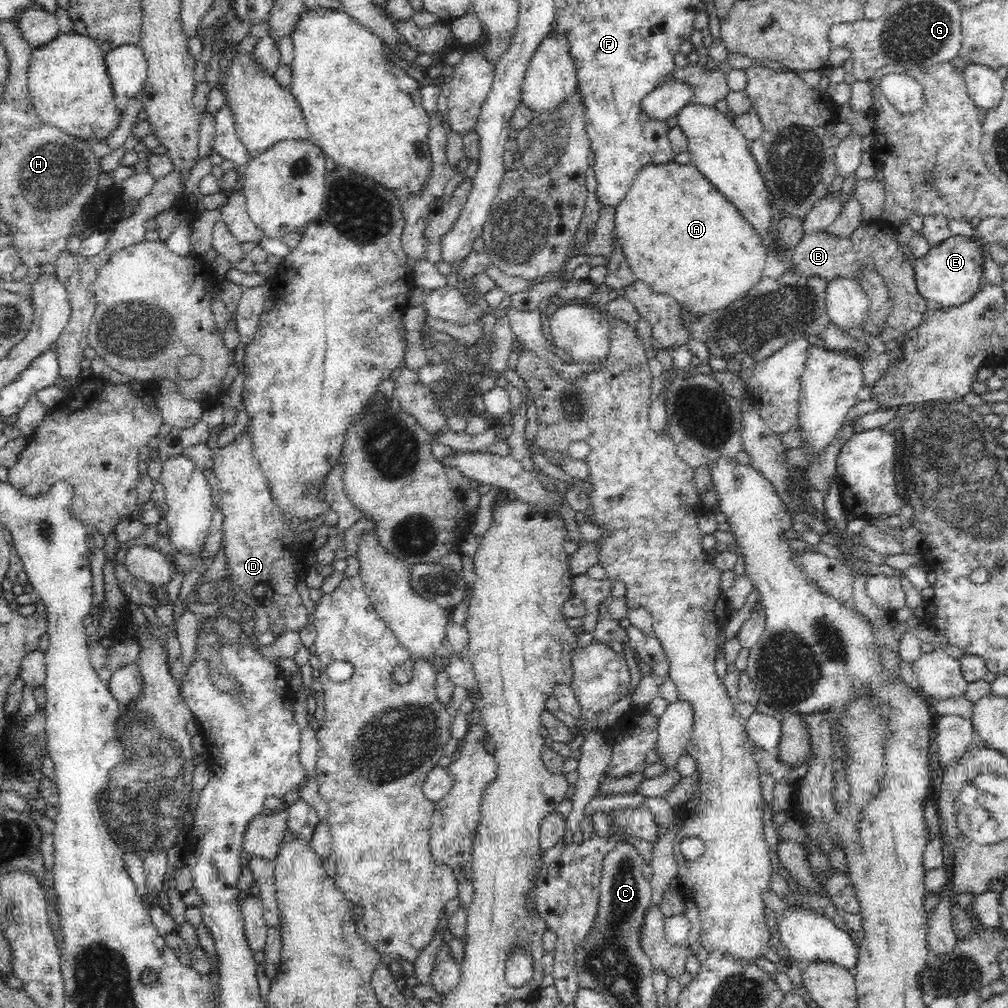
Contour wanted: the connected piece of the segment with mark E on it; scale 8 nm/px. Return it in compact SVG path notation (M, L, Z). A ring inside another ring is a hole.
M953 235L930 248L926 256L916 259L914 273L919 294L939 307L958 306L974 298L981 287L984 272L984 247L972 237Z

